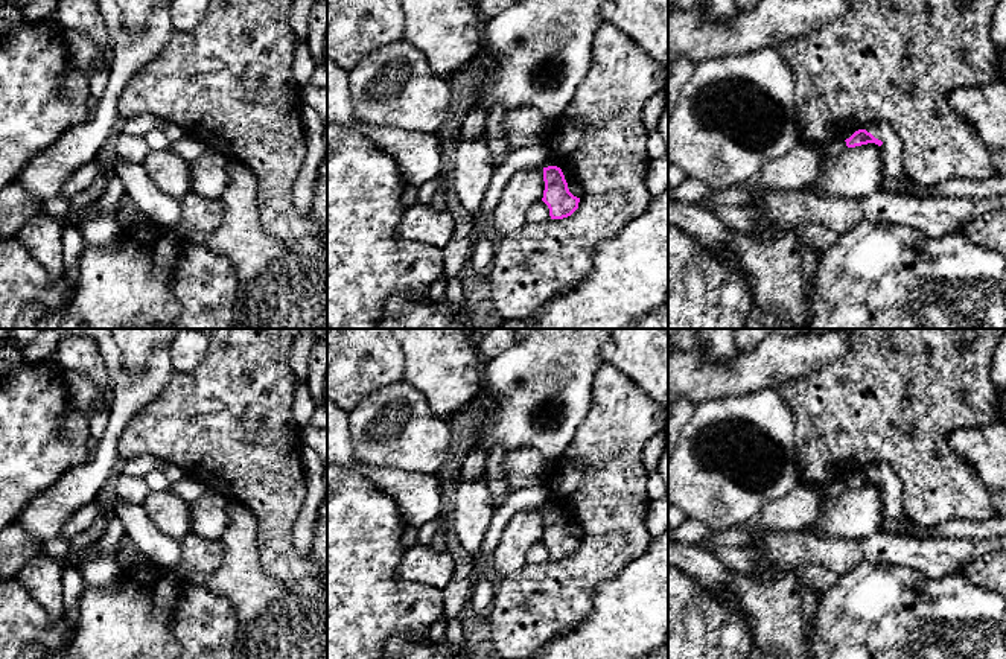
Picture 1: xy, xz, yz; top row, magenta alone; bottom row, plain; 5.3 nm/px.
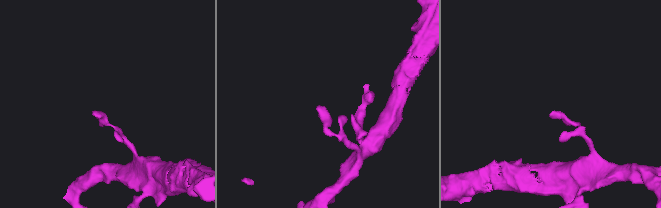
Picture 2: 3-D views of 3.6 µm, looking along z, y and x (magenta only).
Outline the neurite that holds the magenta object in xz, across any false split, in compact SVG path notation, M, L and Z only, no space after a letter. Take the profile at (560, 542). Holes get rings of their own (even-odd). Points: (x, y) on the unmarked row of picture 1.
M543 508L545 531L542 542L549 549L551 560L563 560L571 557L577 549L580 539L574 537L560 508Z

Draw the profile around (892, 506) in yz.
M880 461L877 464L871 464L866 469L875 479L881 481L881 514L884 521L898 521L904 522L909 527L907 537L928 537L927 528L915 524L909 519L904 501L903 501L903 485L890 467L890 464Z

